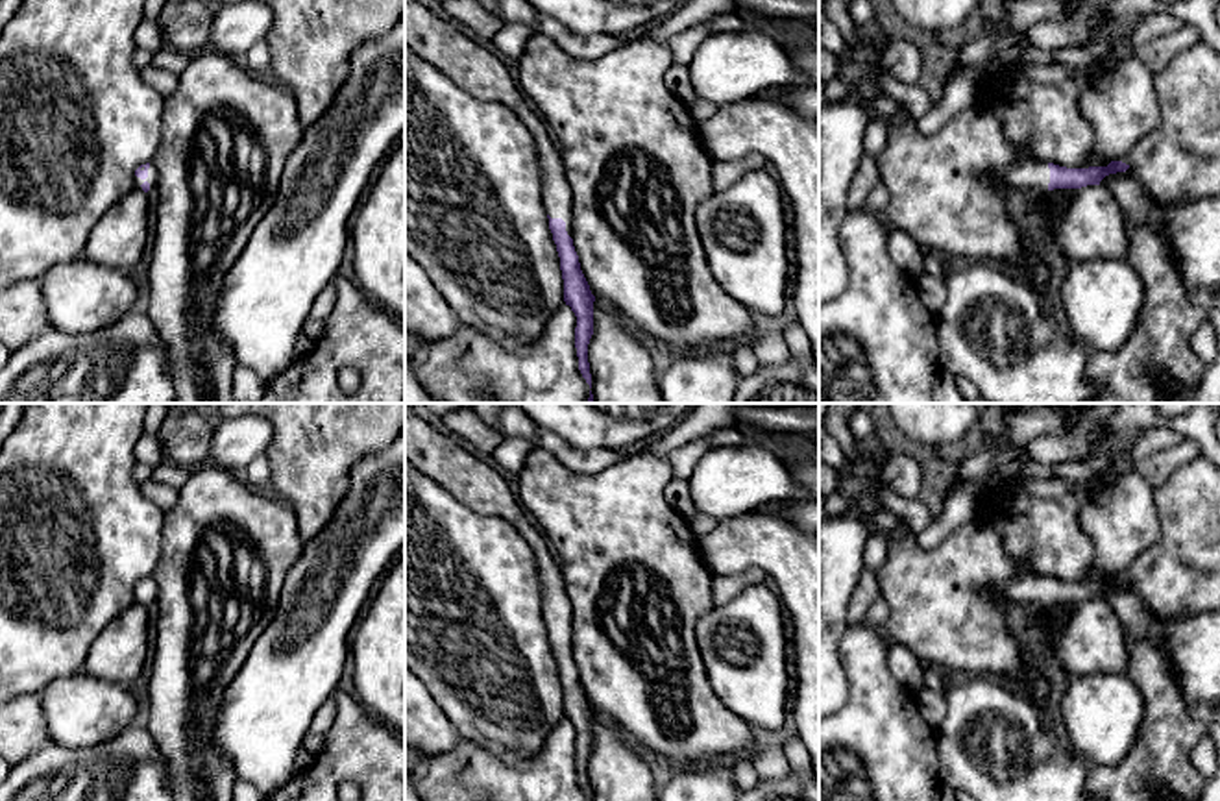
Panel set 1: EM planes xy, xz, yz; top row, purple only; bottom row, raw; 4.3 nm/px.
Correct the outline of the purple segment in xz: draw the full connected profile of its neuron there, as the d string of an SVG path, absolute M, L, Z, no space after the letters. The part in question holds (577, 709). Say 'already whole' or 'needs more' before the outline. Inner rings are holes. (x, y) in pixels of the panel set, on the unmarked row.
needs more; M405 416L405 459L464 507L508 522L532 549L543 590L543 620L560 672L564 716L577 731L575 762L579 784L592 801L588 758L593 749L595 710L580 684L573 660L573 610L549 542L525 512L518 494L495 468L457 446L420 416Z

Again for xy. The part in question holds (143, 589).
needs more; M152 577L140 579L135 585L133 601L148 607L155 603L157 592L159 592L157 583Z

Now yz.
needs more; M1022 575L1017 581L996 586L996 594L1019 607L1028 605L1054 605L1054 603L1081 603L1087 599L1100 599L1100 596L1116 586L1126 586L1129 579L1111 575L1107 581L1067 583L1054 577Z

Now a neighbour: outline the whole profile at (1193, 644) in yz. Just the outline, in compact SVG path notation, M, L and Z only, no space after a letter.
M1131 581L1100 599L1115 610L1131 646L1155 640L1165 649L1190 716L1202 725L1220 721L1220 610L1161 623Z

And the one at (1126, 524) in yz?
M1120 468L1105 503L1087 503L1078 522L1094 548L1092 568L1104 575L1126 572L1159 538L1155 488L1133 468Z

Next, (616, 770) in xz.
M597 714L588 777L592 801L658 801L656 777L640 751Z

